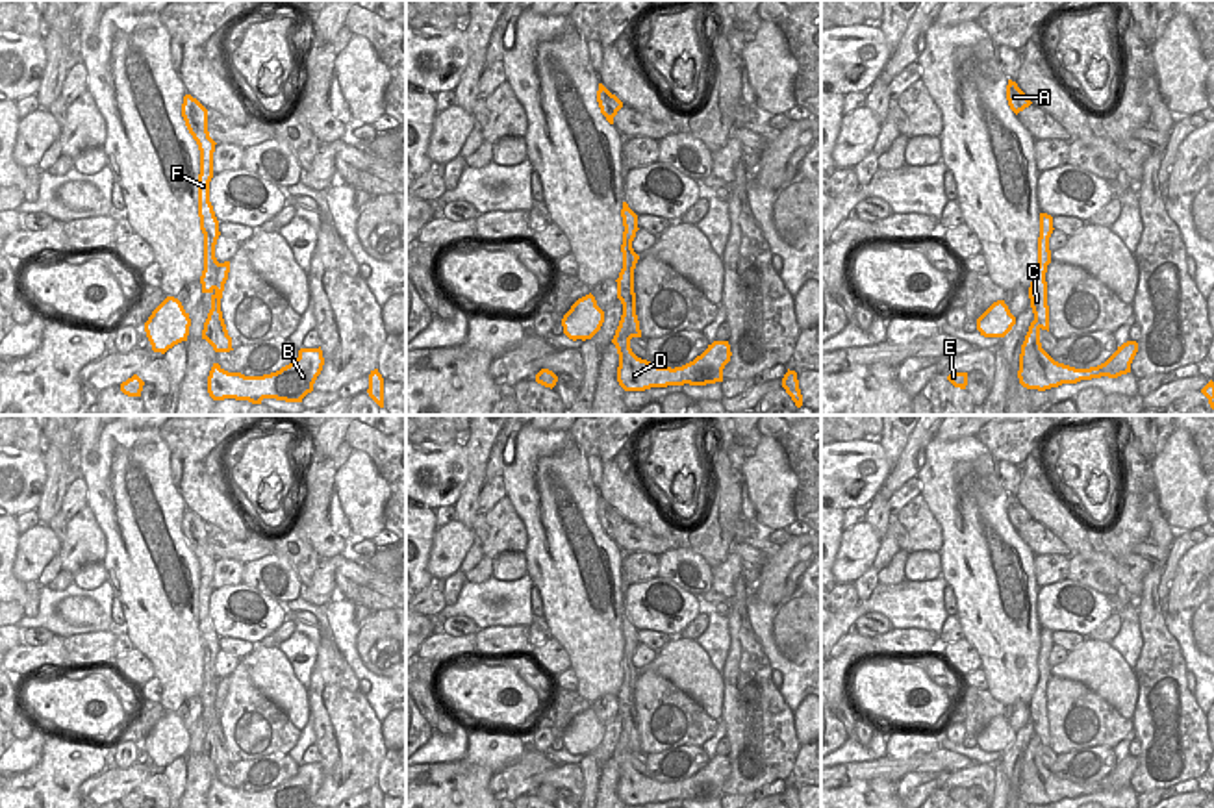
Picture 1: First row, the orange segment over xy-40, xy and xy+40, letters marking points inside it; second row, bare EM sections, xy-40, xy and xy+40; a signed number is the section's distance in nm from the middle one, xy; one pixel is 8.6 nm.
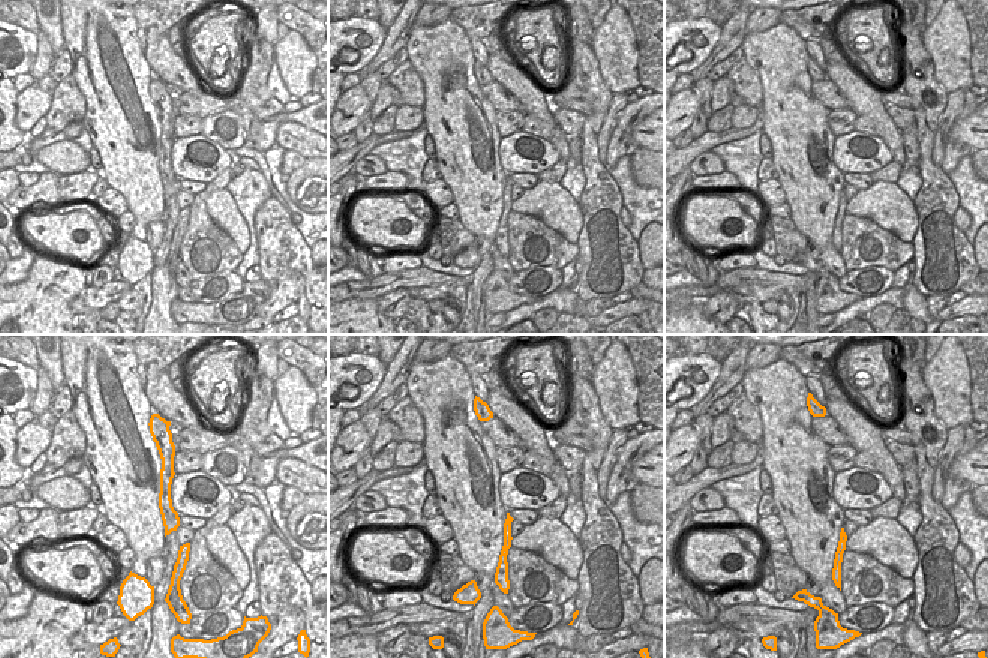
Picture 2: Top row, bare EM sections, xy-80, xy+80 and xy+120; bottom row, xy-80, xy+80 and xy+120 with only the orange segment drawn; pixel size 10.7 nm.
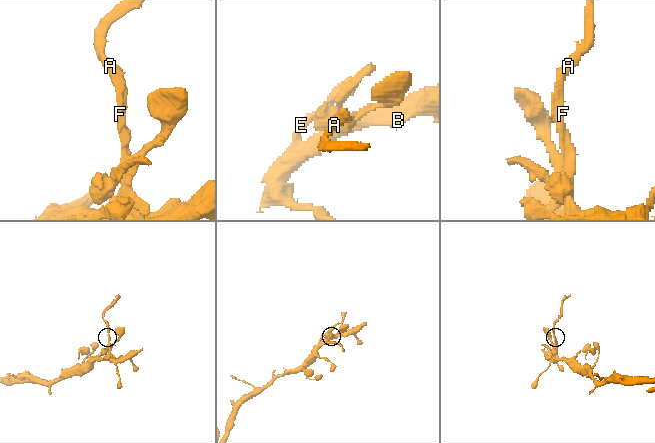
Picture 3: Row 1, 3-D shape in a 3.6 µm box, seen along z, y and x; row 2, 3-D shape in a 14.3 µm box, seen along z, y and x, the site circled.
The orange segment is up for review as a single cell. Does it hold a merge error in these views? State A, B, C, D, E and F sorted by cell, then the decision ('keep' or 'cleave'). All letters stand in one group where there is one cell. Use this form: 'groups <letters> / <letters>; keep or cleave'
groups A C F / B D E; cleave

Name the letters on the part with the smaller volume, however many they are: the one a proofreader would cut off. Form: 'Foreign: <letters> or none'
Foreign: A, C, F

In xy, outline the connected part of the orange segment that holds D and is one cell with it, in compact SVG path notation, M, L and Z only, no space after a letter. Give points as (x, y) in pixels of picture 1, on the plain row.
M621 732L612 758L619 769L617 797L625 806L723 797L723 784L732 771L728 756L714 756L701 771L682 782L658 782L632 767L626 732Z

